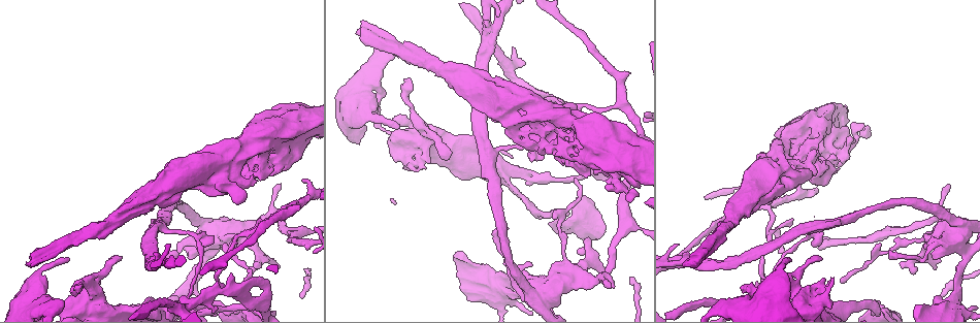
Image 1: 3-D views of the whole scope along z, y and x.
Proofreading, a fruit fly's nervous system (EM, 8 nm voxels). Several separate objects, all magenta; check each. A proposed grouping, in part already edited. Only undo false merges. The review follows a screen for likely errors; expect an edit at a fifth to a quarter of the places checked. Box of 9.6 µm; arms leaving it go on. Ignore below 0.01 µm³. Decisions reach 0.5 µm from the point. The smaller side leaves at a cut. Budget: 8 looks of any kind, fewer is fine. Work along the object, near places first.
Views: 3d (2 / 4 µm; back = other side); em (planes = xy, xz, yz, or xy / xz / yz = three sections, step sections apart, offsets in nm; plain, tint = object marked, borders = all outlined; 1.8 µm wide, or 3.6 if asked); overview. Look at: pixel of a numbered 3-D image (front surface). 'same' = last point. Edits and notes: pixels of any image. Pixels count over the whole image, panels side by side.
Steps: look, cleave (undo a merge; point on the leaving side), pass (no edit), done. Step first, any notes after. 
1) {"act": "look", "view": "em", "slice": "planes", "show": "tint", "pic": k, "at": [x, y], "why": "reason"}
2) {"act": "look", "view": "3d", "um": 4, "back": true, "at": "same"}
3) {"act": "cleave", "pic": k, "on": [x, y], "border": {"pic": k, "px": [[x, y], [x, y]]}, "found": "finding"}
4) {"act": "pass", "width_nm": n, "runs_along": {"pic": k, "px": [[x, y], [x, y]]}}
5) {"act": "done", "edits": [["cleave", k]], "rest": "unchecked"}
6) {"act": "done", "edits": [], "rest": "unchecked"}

{"act": "look", "view": "em", "slice": "planes", "show": "tint", "pic": 1, "at": [831, 285], "why": "sudden change in width"}

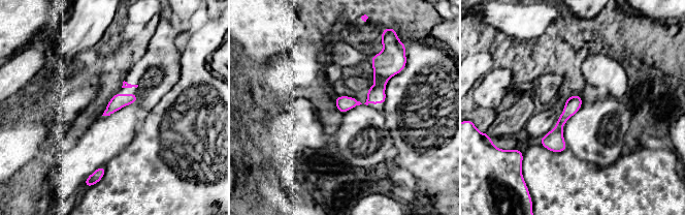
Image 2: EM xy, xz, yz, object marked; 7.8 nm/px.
{"act": "pass", "width_nm": 120, "found": "one neuron here"}

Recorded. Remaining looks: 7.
{"act": "look", "view": "3d", "um": 2, "pic": 1, "at": [812, 235], "why": "thick turns thin"}

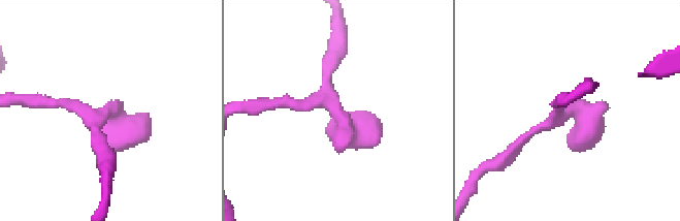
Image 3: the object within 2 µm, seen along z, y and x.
{"act": "look", "view": "em", "slice": "planes", "show": "tint", "pic": 3, "at": [561, 108]}

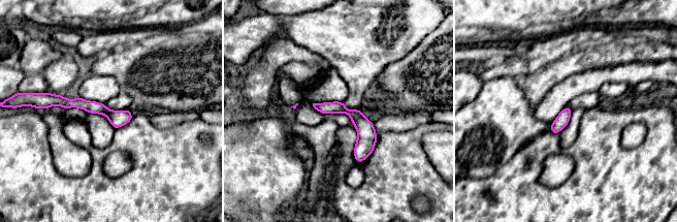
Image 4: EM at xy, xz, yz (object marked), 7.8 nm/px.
{"act": "pass", "runs_along": {"pic": 4, "px": [[45, 105], [83, 103], [129, 117]]}, "found": "one neuron here"}

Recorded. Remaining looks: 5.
{"act": "look", "view": "3d", "um": 2, "pic": 1, "at": [234, 293], "why": "arms part here"}

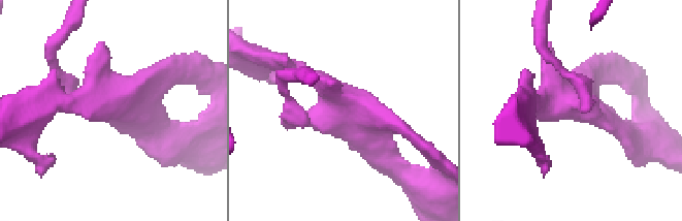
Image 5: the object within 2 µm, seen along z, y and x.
{"act": "look", "view": "em", "slice": "xz", "step": 4, "show": "borders", "pic": 5, "at": [113, 104], "why": "shape alone is not enough"}

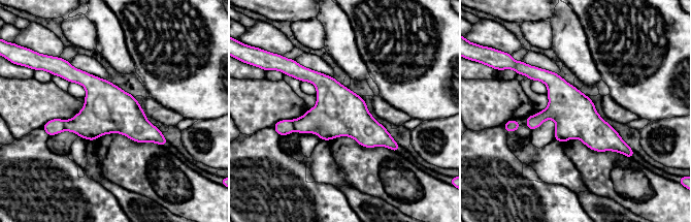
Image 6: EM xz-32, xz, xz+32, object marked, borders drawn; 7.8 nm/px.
{"act": "cleave", "pic": 6, "on": [284, 127], "found": "a second neuron is stuck on"}

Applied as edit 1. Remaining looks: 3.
{"act": "done", "edits": [["cleave", 6]], "rest": "unchecked"}

